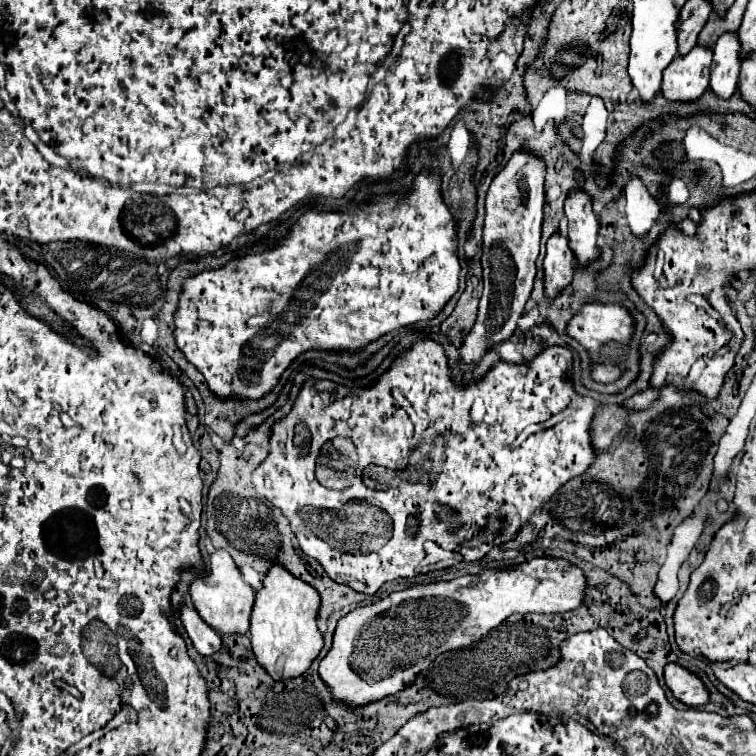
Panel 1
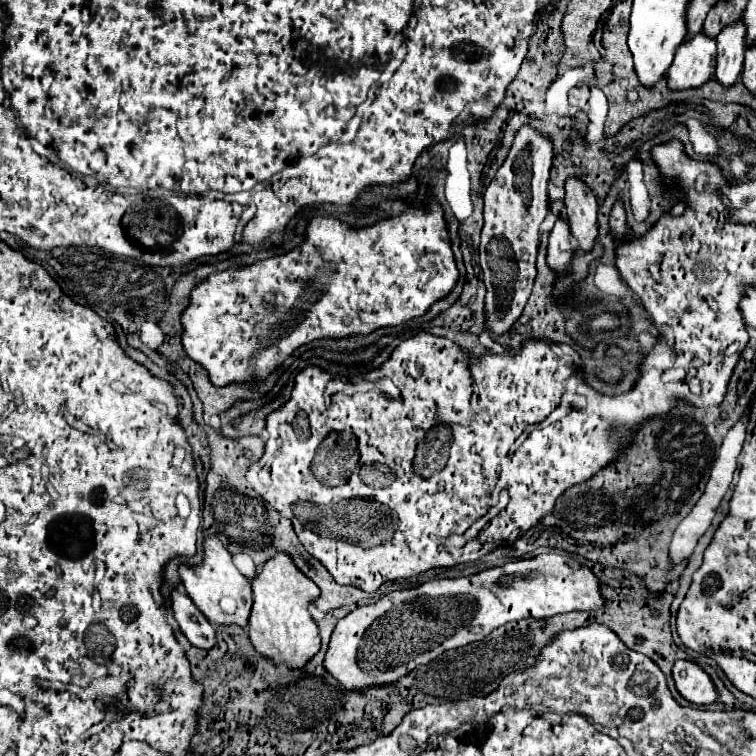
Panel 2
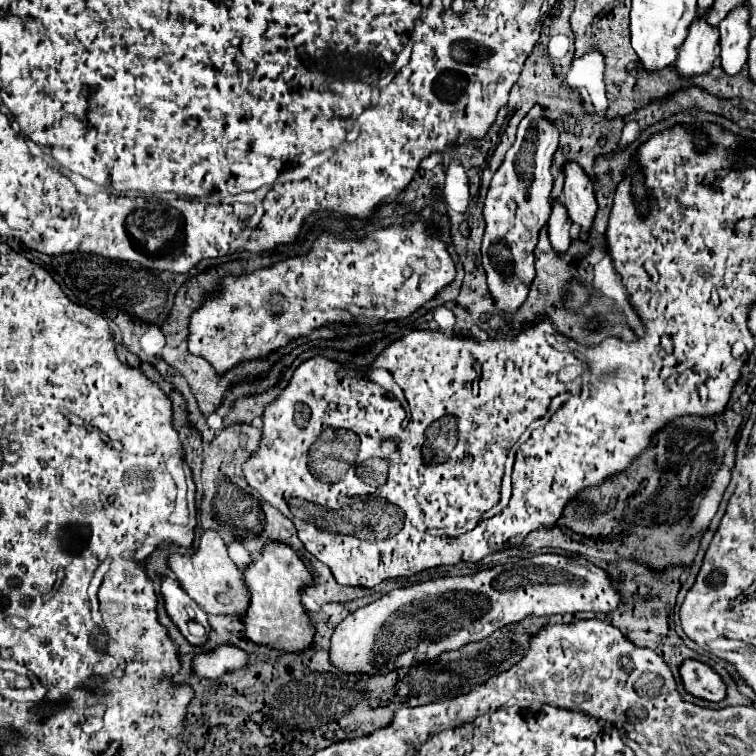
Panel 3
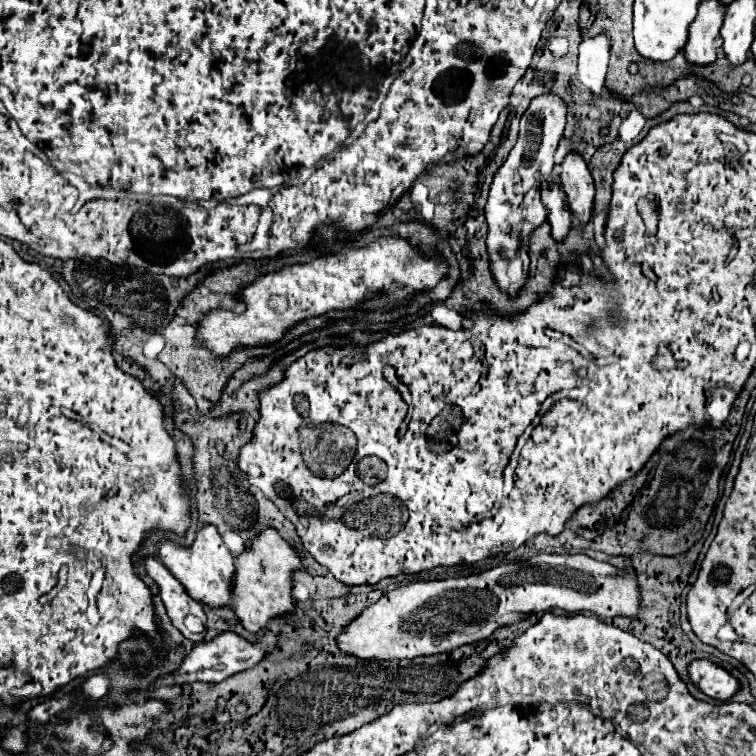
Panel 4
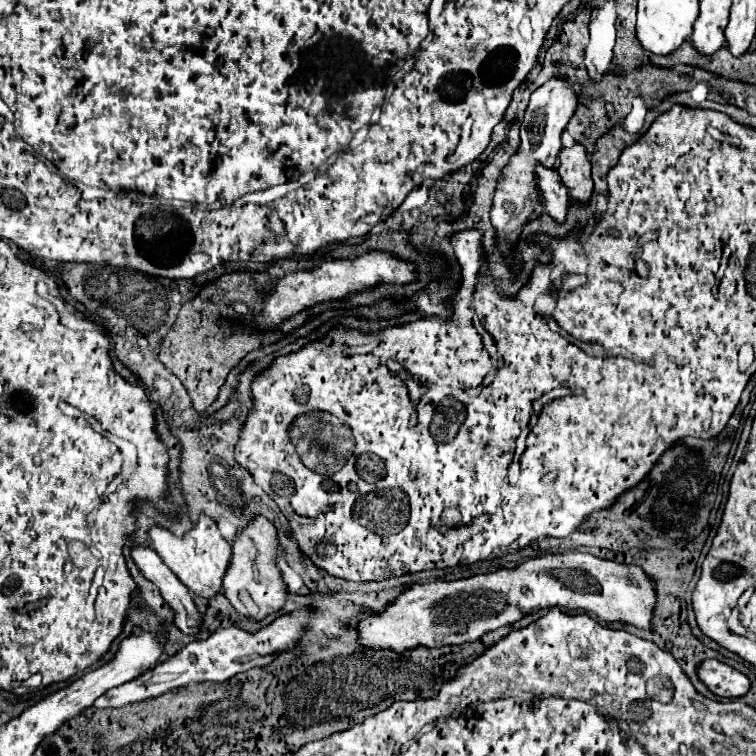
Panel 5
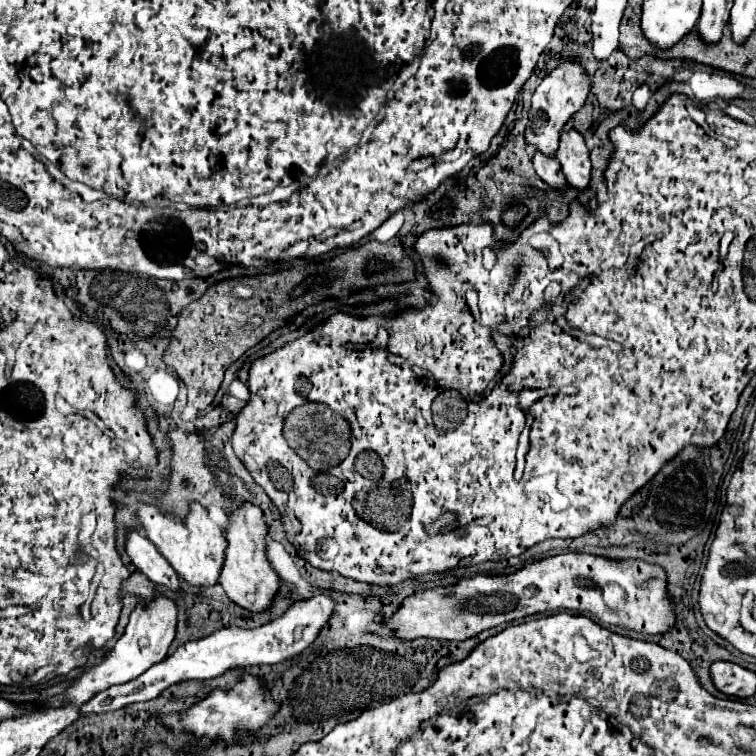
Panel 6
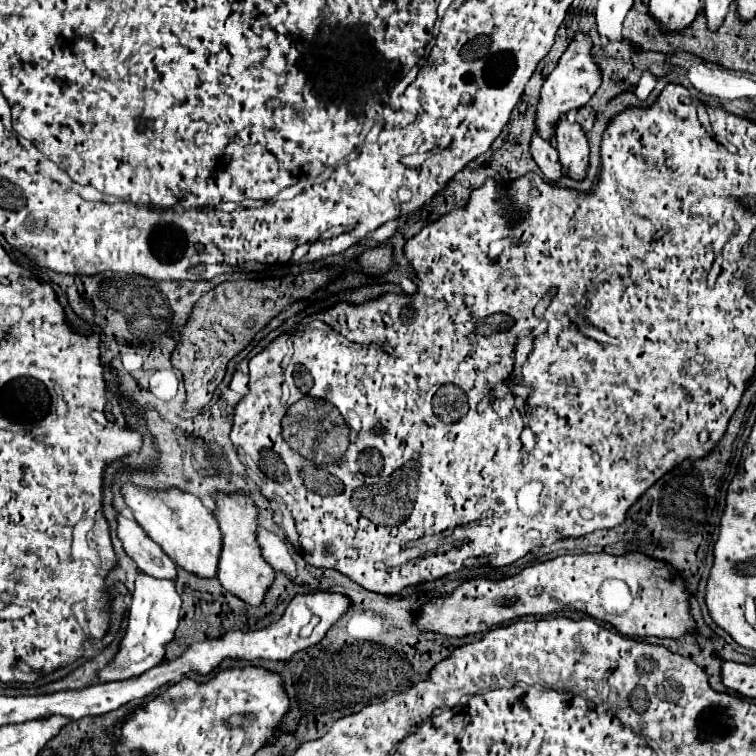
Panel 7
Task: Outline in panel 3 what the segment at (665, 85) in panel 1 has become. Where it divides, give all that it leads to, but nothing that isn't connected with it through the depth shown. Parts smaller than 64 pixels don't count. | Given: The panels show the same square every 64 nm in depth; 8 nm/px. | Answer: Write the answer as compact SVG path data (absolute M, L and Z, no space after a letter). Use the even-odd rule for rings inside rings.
M700 18L700 22L692 22L688 38L678 50L678 58L674 62L676 74L682 78L706 74L714 68L718 54L718 30L712 30L712 26L708 26L704 18Z

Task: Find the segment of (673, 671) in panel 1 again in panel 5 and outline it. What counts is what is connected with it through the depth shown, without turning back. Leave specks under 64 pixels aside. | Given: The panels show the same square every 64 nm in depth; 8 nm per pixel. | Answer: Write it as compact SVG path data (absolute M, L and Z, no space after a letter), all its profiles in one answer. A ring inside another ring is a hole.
M704 660L698 666L698 678L706 684L706 688L720 696L720 698L740 698L748 692L750 682L738 670L718 662L718 660Z

